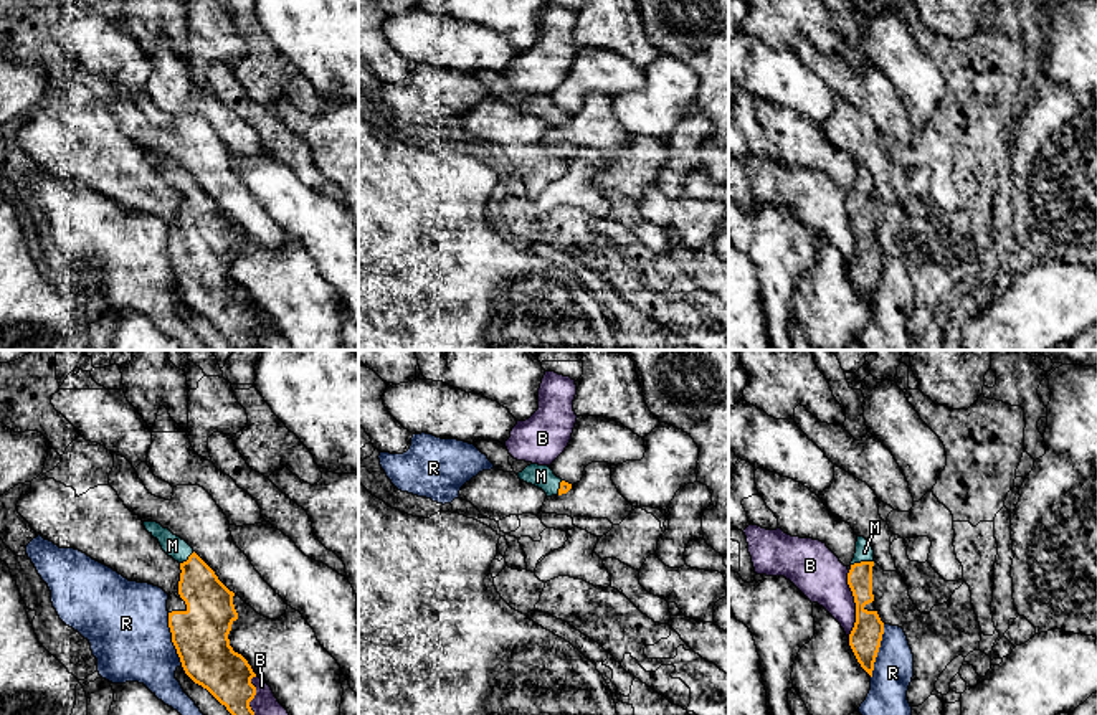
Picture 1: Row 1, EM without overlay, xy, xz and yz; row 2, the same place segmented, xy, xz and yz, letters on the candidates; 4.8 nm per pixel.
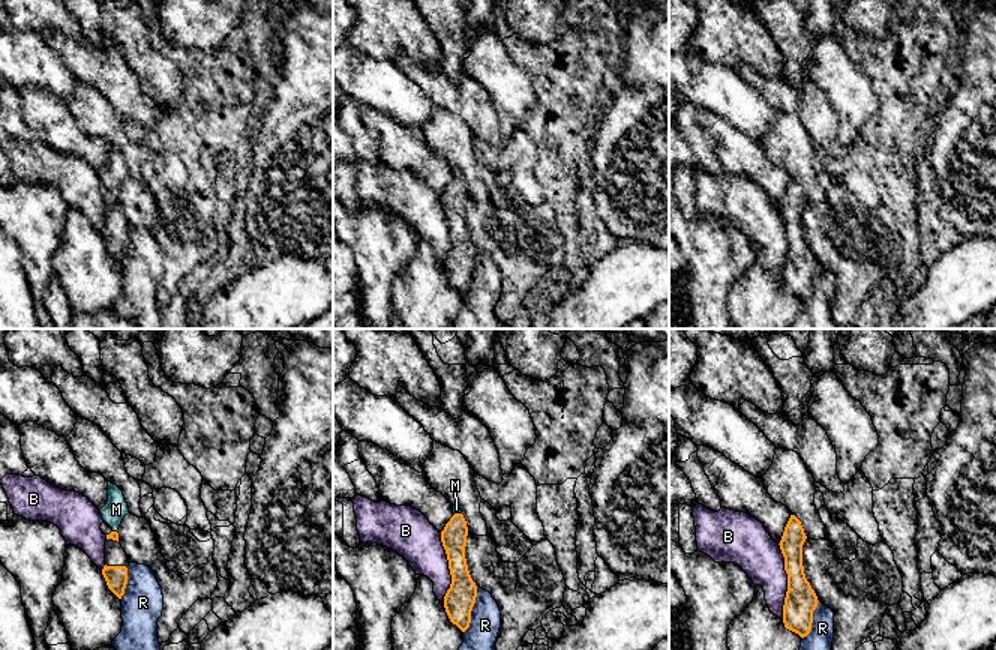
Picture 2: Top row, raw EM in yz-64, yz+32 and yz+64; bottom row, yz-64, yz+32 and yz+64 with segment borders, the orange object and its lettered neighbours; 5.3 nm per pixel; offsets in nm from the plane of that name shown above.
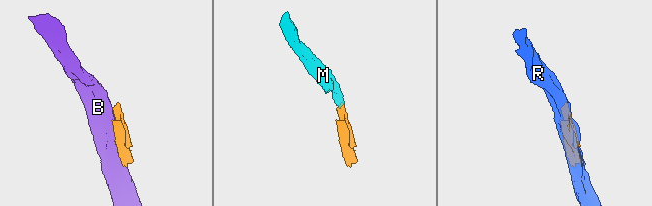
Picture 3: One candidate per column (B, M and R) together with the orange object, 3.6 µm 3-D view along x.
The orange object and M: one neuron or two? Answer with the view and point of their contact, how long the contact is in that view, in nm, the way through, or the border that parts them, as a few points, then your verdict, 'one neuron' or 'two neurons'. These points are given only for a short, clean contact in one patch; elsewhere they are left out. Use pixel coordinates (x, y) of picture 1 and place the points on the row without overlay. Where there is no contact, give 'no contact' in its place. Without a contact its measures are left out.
yz (861, 192) | 110 nm | across yz (859, 208), (861, 192), (864, 182) | one neuron

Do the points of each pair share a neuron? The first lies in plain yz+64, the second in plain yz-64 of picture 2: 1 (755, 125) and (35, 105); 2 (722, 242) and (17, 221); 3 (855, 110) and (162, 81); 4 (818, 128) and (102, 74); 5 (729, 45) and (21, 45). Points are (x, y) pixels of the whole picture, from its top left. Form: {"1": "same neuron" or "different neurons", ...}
{"1": "different neurons", "2": "same neuron", "3": "same neuron", "4": "same neuron", "5": "different neurons"}

